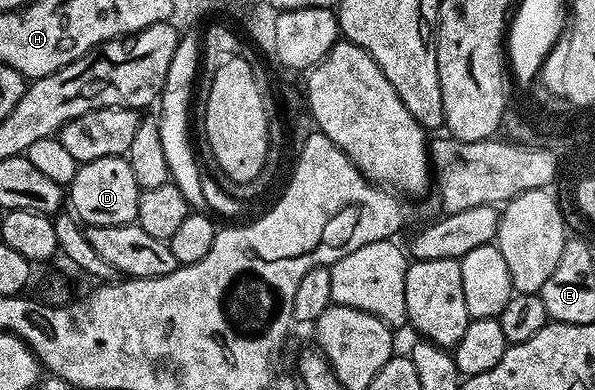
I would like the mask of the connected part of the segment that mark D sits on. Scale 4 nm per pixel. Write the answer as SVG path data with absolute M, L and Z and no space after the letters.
M125 155L99 157L99 161L82 163L75 177L67 185L67 203L72 214L88 226L123 226L132 224L137 217L141 186L131 173L131 165Z

